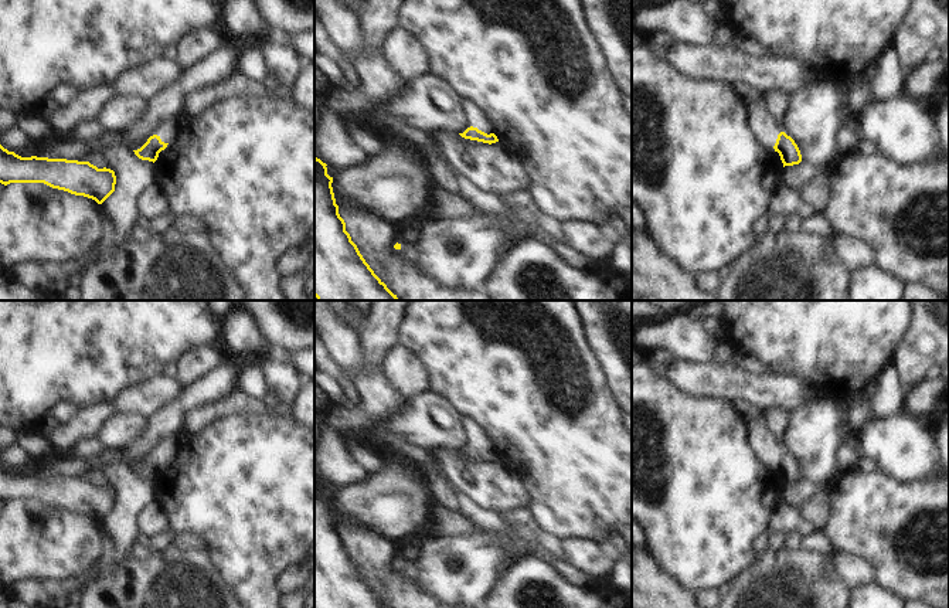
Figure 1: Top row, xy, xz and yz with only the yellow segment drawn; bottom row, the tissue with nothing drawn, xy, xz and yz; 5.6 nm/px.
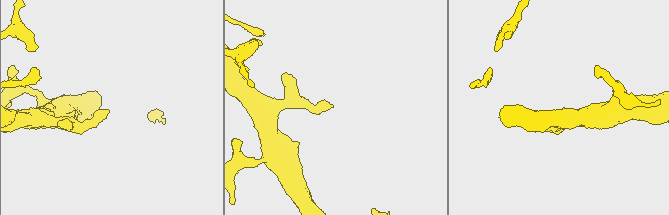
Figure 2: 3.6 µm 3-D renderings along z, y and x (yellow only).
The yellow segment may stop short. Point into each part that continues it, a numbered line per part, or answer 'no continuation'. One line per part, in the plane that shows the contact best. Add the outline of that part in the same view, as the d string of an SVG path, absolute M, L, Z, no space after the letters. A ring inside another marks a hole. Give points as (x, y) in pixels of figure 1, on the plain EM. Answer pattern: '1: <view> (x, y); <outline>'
1: xz (478, 432); M465 417L465 422L467 425L472 444L487 452L493 451L491 437L487 434L486 428L470 417Z

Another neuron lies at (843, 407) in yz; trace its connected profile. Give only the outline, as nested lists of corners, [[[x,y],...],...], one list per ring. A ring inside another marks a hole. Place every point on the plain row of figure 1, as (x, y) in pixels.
[[[840,400],[840,401],[834,401],[834,404],[837,408],[837,412],[841,417],[841,425],[843,425],[843,432],[846,435],[846,441],[850,441],[850,439],[856,441],[857,435],[850,431],[850,424],[848,424],[850,411],[854,407],[853,401]]]

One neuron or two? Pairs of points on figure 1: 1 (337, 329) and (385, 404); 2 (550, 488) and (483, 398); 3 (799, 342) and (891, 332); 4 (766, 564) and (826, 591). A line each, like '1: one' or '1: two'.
1: one
2: one
3: one
4: one

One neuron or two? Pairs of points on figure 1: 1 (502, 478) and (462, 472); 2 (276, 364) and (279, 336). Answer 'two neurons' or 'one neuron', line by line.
1: one neuron
2: two neurons

